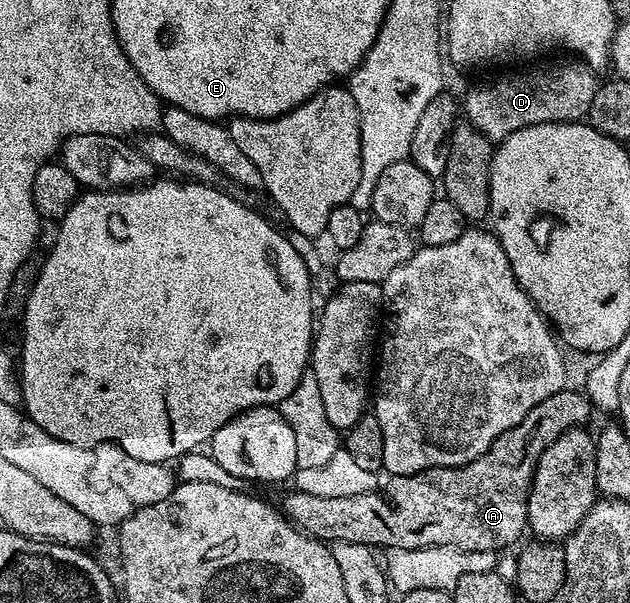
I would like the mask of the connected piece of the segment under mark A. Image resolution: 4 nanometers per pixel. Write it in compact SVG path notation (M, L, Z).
M570 390L552 393L552 397L540 401L540 405L536 405L536 409L532 409L524 421L496 437L485 453L464 465L433 467L418 471L415 475L390 475L381 489L367 495L358 493L356 497L315 497L312 493L290 489L280 502L280 510L299 531L323 541L355 543L375 549L455 547L461 551L501 552L501 547L512 546L521 537L522 530L527 530L526 502L530 496L530 482L534 479L534 470L544 449L548 449L548 445L552 445L560 433L582 427L585 419L592 414L592 406L586 395L581 390Z

